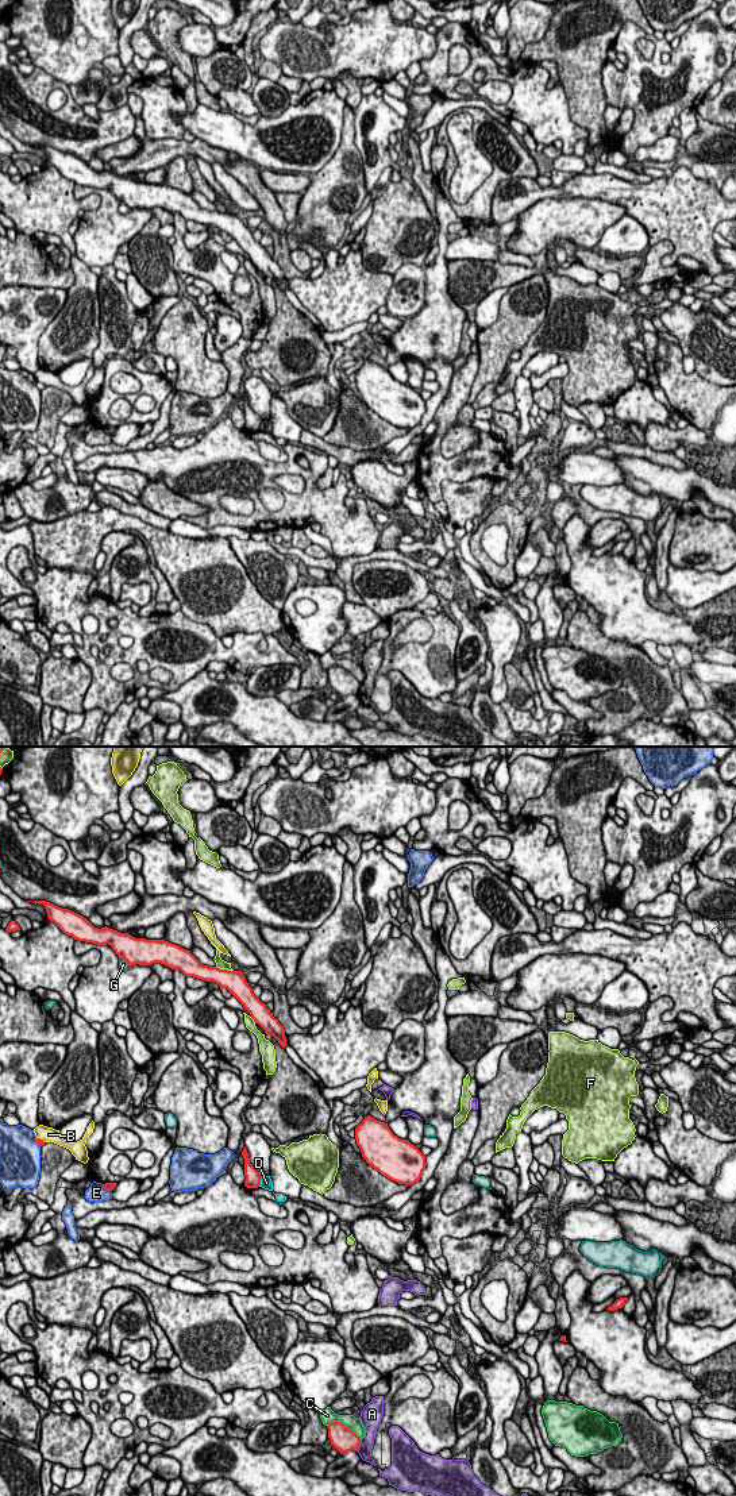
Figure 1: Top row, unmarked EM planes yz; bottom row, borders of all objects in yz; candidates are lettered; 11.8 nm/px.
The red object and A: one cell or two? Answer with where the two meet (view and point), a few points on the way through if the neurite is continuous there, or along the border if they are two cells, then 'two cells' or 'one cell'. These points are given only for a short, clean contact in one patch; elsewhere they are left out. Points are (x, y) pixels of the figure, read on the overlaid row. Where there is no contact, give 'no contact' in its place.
contact yz (358, 1445); two cells

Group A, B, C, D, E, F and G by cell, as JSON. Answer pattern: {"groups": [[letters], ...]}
{"groups": [["A"], ["B"], ["C"], ["D"], ["E"], ["F"], ["G"]]}

